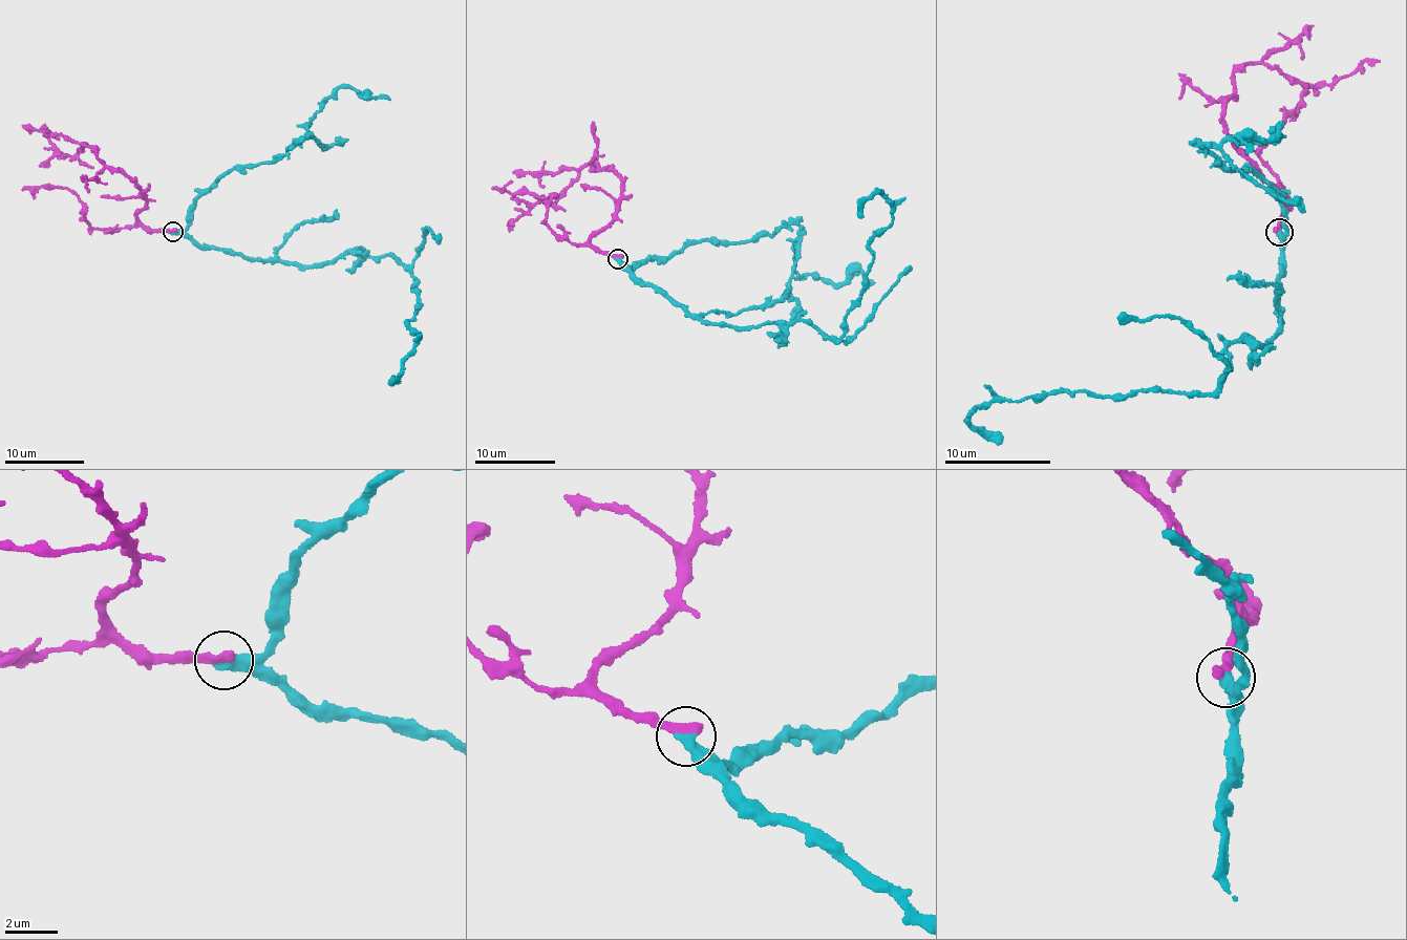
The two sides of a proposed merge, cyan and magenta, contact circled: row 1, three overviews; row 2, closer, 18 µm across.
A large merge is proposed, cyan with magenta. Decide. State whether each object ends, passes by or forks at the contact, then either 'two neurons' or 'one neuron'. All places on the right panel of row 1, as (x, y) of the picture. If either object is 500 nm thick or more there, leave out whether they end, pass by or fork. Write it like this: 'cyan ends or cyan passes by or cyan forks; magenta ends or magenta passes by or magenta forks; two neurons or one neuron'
two neurons

